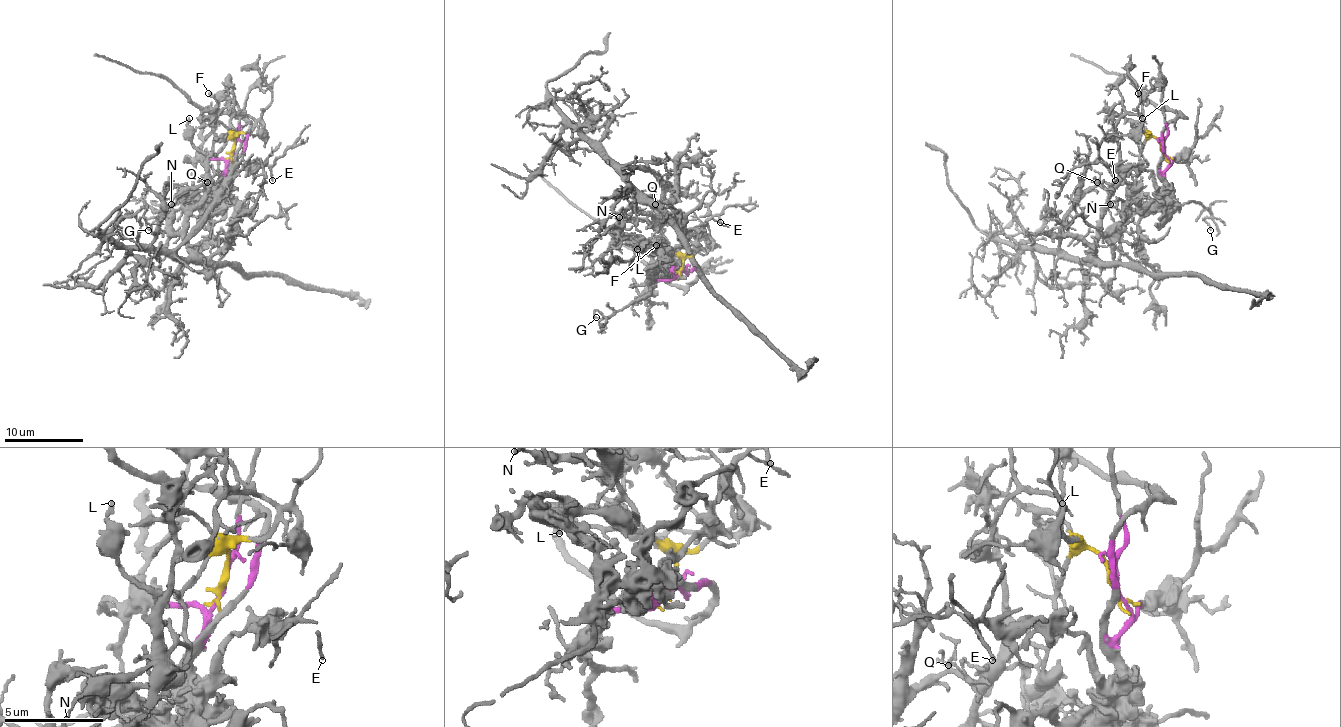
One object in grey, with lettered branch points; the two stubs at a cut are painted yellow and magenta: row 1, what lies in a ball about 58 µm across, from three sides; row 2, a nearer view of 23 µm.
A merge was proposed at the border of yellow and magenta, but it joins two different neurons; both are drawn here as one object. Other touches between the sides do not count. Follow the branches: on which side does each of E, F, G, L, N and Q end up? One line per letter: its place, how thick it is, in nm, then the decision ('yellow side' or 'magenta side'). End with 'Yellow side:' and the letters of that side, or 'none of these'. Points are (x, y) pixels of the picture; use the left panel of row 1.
E: at (272, 180); 160 nm thick; magenta side
F: at (208, 93); 320 nm thick; yellow side
G: at (148, 230); 120 nm thick; magenta side
L: at (189, 118); 200 nm thick; yellow side
N: at (171, 204); 130 nm thick; yellow side
Q: at (207, 182); 130 nm thick; yellow side
Yellow side: F, L, N, Q

